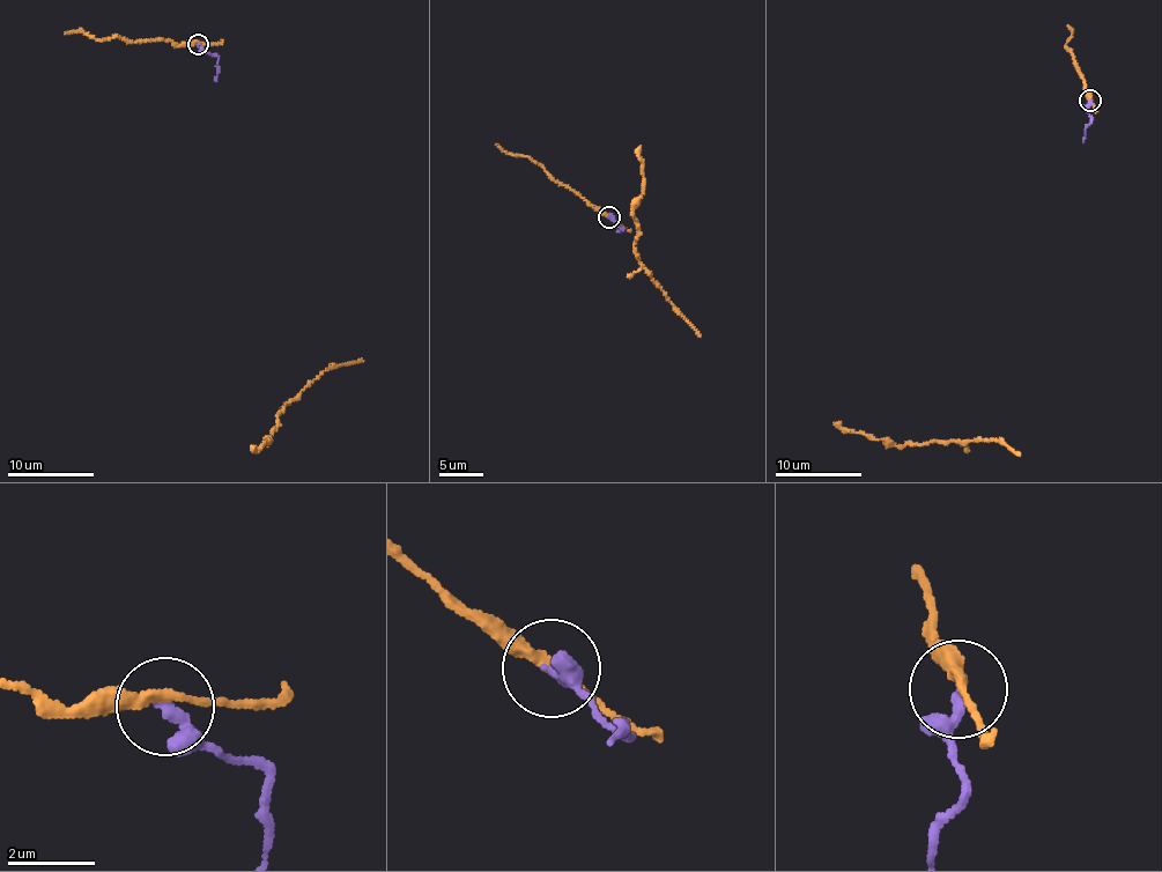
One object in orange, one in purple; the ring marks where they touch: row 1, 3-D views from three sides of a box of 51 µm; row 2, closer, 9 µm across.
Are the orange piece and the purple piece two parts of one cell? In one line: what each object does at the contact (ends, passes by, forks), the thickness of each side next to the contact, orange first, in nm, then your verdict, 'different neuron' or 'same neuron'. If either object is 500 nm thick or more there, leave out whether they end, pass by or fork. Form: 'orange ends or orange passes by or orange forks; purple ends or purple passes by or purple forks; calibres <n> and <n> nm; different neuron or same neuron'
orange passes by; purple passes by; calibres 240 and 200 nm; different neuron

